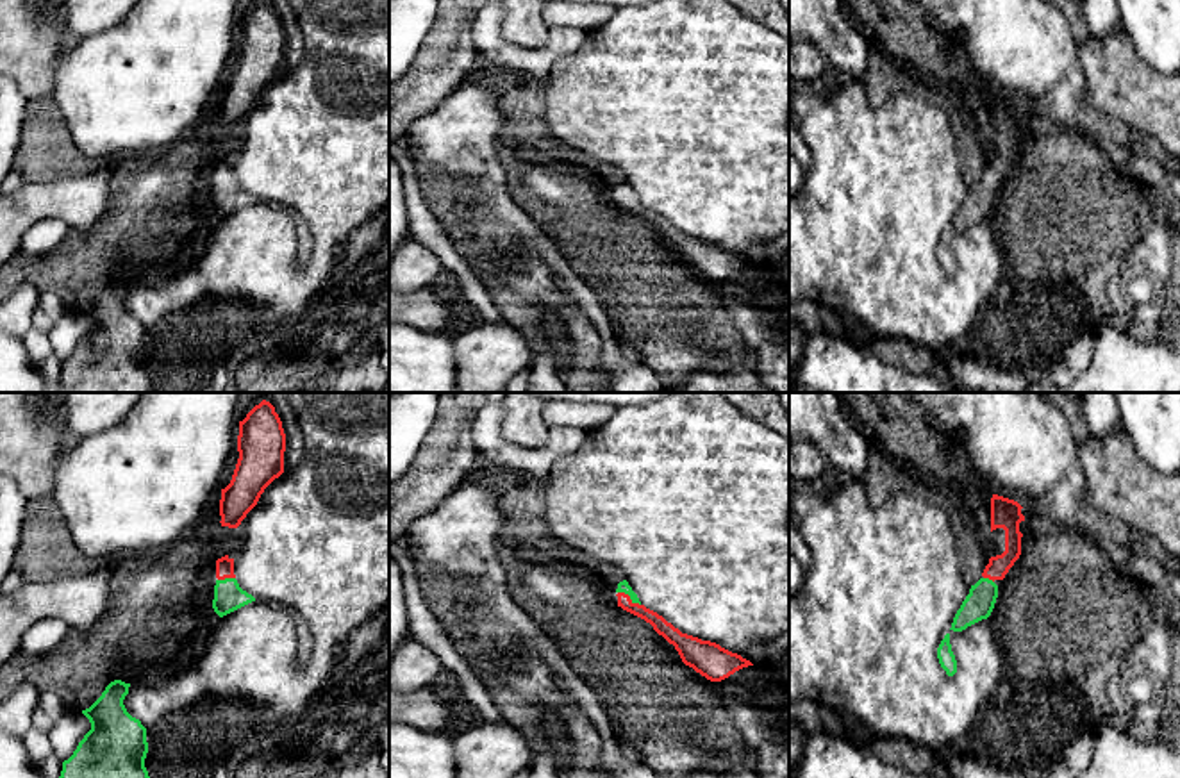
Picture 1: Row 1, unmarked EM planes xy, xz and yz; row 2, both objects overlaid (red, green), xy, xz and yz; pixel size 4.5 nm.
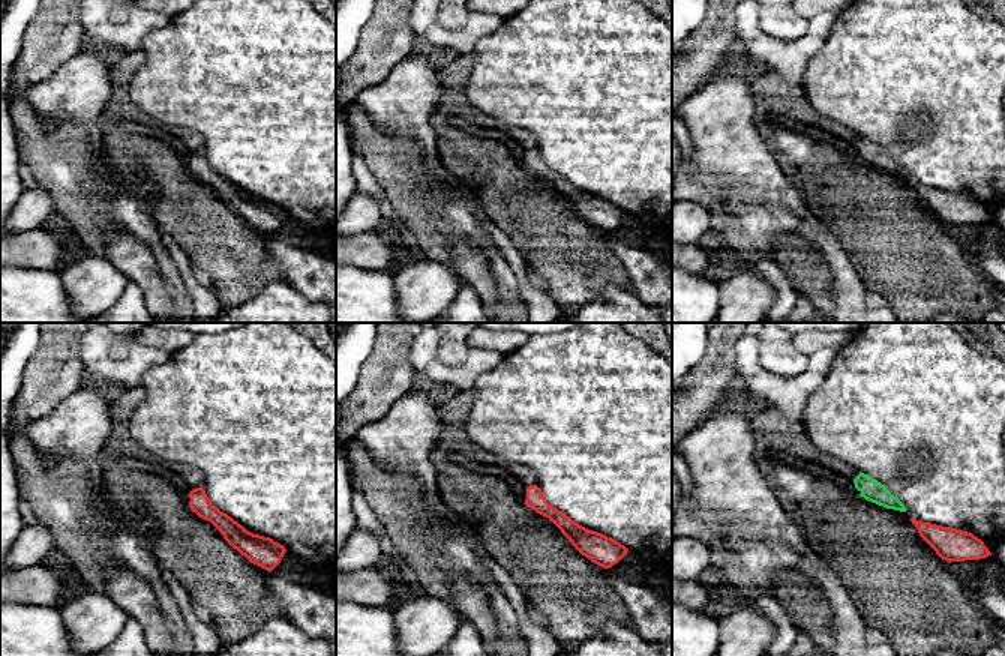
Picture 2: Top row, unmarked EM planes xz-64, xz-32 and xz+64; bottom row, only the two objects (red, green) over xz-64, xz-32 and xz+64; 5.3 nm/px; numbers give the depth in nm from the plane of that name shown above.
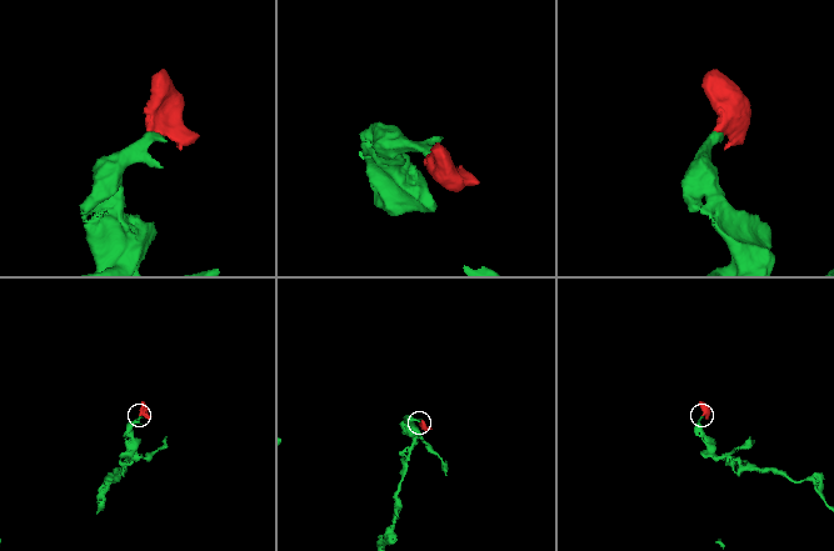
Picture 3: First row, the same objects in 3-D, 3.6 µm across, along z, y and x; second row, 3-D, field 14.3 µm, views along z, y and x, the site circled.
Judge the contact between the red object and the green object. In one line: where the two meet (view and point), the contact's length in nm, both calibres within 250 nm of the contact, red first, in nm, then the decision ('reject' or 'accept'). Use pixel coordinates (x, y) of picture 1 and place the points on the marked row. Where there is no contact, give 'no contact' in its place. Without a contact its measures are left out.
meets red in xz at (629, 596); contact 120 nm long; 70 nm thick on the red side, 50 nm on the other; accept

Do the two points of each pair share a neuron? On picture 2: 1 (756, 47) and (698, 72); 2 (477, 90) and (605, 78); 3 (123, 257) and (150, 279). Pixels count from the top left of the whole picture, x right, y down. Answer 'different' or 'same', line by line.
1: different
2: same
3: same

